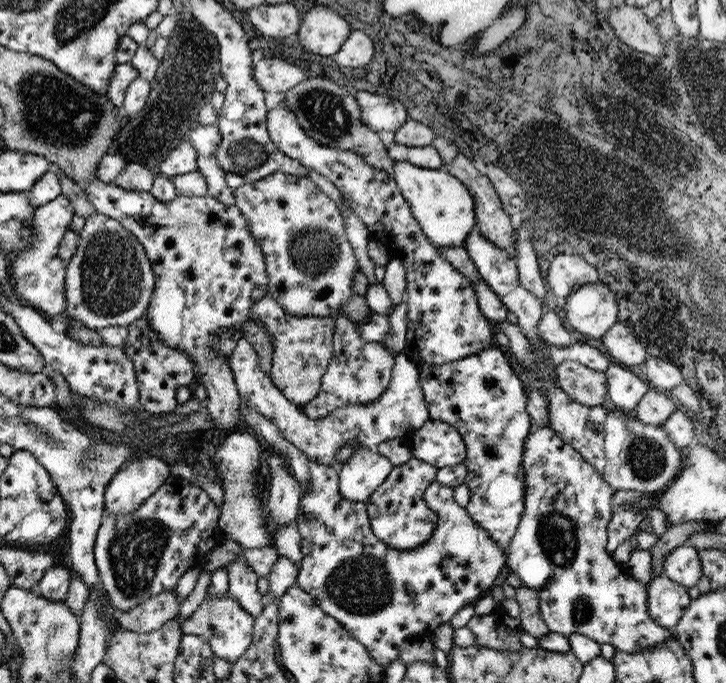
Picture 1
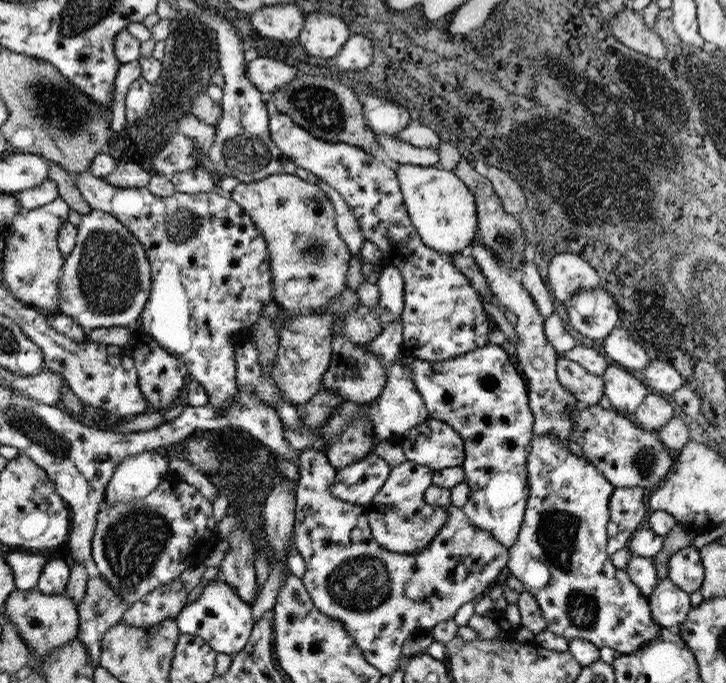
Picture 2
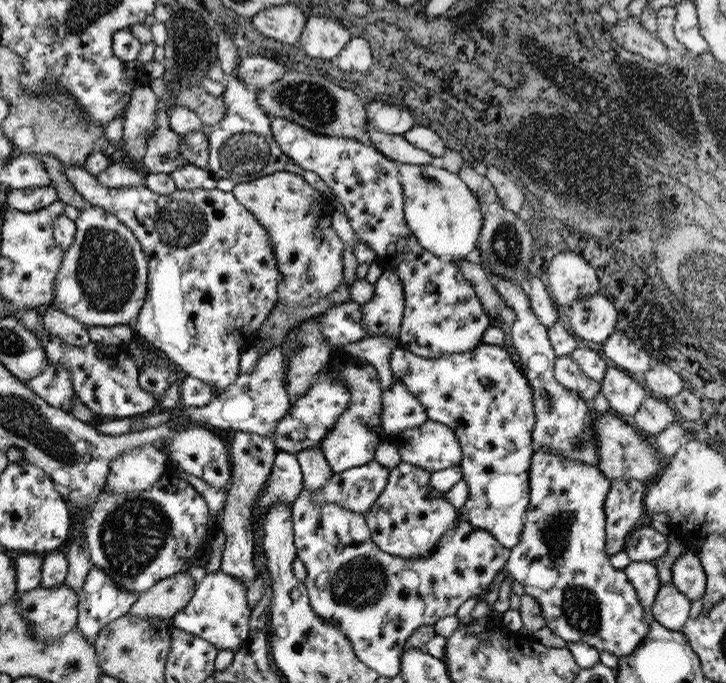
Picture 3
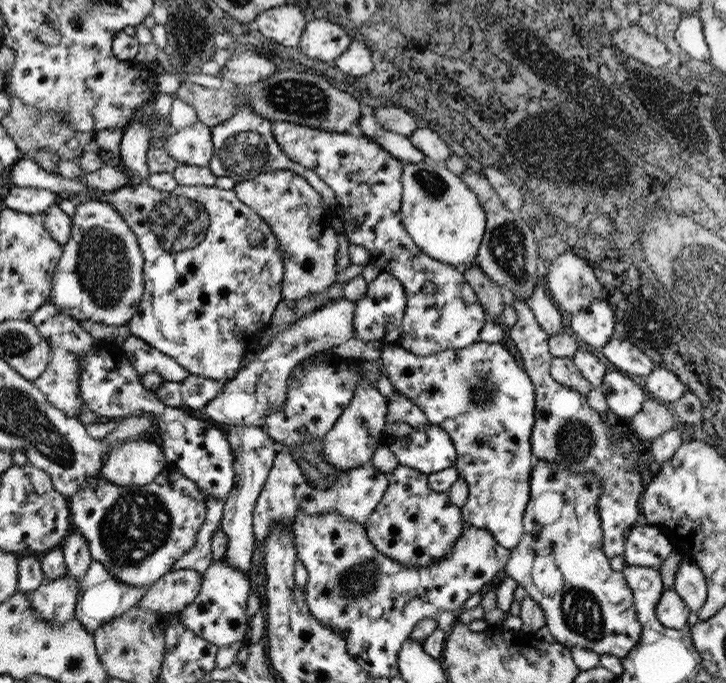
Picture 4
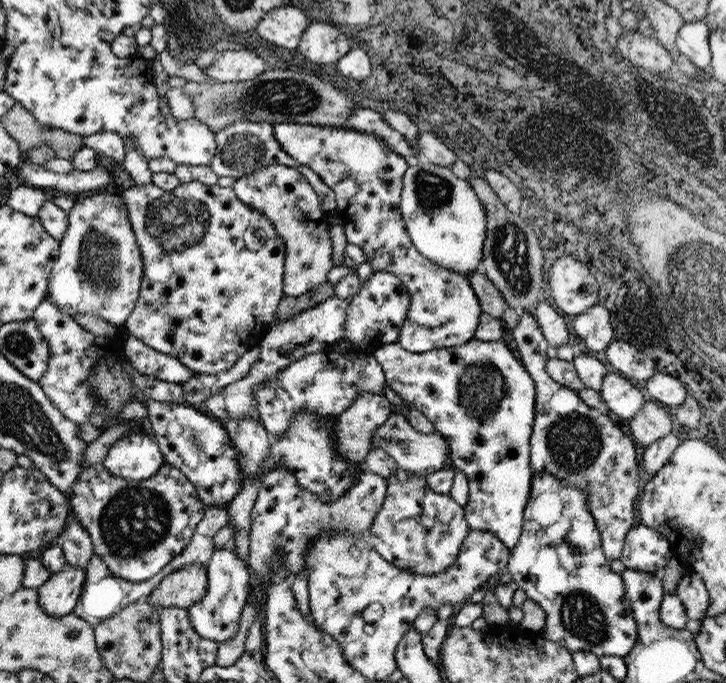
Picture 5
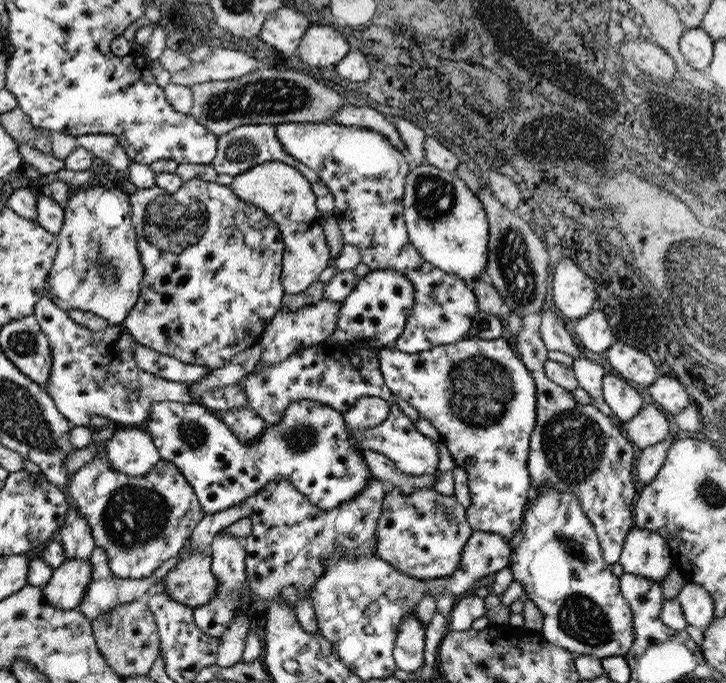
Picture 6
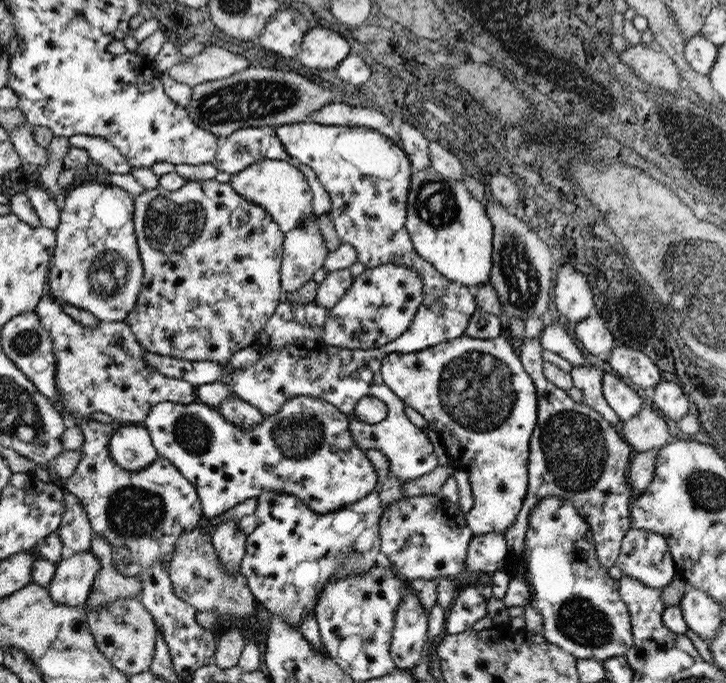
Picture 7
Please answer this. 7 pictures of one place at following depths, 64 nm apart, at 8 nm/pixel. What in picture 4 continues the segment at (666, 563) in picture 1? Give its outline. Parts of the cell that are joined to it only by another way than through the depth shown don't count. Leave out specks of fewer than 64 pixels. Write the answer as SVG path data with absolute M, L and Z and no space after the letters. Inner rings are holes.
M683 558L677 566L673 588L687 604L689 614L701 612L703 604L707 604L707 578L701 568L689 558Z

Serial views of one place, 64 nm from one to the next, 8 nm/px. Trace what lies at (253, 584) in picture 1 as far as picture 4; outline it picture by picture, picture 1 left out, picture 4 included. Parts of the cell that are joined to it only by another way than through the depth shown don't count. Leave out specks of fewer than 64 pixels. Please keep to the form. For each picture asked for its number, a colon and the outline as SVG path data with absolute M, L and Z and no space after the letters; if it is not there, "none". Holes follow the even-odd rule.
2: M239 520L235 528L231 530L231 536L227 538L229 542L229 552L225 560L219 566L219 574L223 576L223 582L227 582L239 598L243 598L245 606L255 604L255 570L253 570L253 546L251 546L251 536L245 532L243 522Z
3: M235 432L235 436L229 440L229 452L233 460L233 470L231 470L231 488L225 498L225 506L221 508L217 530L225 534L225 548L221 552L221 572L235 576L241 584L249 586L255 580L255 568L253 568L253 532L251 532L251 512L253 512L253 500L257 492L263 488L267 482L277 448L275 444L261 434L253 432Z
4: M229 426L223 428L225 436L231 444L231 452L235 456L235 486L231 488L229 496L223 498L223 518L221 518L221 532L227 536L227 550L225 550L225 562L249 576L251 568L251 554L255 554L255 534L253 534L253 510L259 498L259 492L263 490L263 484L267 480L267 474L271 472L273 460L277 456L275 440L259 428L251 426Z

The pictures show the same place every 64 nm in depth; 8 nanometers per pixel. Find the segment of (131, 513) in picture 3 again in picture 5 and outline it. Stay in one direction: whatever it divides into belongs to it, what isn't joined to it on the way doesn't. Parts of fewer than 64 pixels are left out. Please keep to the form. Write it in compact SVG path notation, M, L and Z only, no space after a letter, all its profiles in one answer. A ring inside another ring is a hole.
M167 462L153 478L141 482L111 476L99 464L85 466L77 484L67 494L67 500L71 516L75 516L77 522L89 532L89 538L93 542L93 554L103 560L103 564L115 578L129 582L145 582L155 578L175 556L185 550L197 524L205 516L205 504L199 500L197 488L187 480L187 476L183 476L183 472L179 472L179 468L173 468Z

